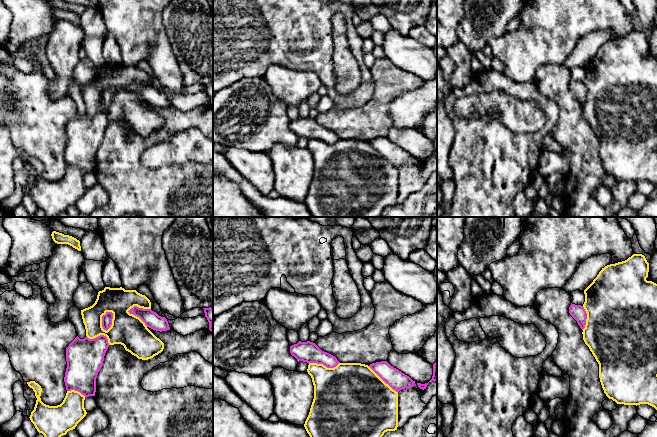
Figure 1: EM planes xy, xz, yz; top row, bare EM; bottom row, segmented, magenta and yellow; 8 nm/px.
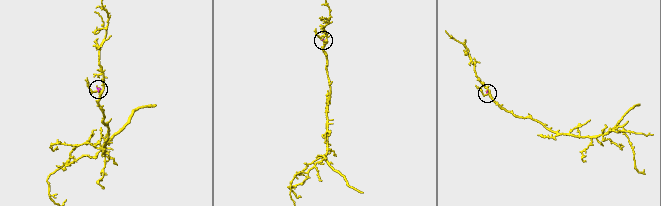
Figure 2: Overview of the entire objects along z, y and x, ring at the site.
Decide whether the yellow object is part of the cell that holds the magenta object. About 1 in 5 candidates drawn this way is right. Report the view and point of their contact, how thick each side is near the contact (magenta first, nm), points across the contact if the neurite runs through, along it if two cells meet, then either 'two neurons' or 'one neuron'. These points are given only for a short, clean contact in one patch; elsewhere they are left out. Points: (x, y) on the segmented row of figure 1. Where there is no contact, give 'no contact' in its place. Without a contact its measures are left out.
contact xy (111, 321); calibres 80 and 260 nm; two neurons

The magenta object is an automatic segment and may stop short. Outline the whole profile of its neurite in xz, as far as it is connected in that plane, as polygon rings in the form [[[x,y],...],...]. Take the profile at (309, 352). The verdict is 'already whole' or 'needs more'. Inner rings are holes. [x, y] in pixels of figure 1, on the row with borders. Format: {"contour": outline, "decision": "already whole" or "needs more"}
{"contour": [[[299,341],[290,346],[290,353],[298,362],[323,364],[327,368],[334,368],[340,363],[335,356],[322,351],[315,343],[310,341]]], "decision": "already whole"}

